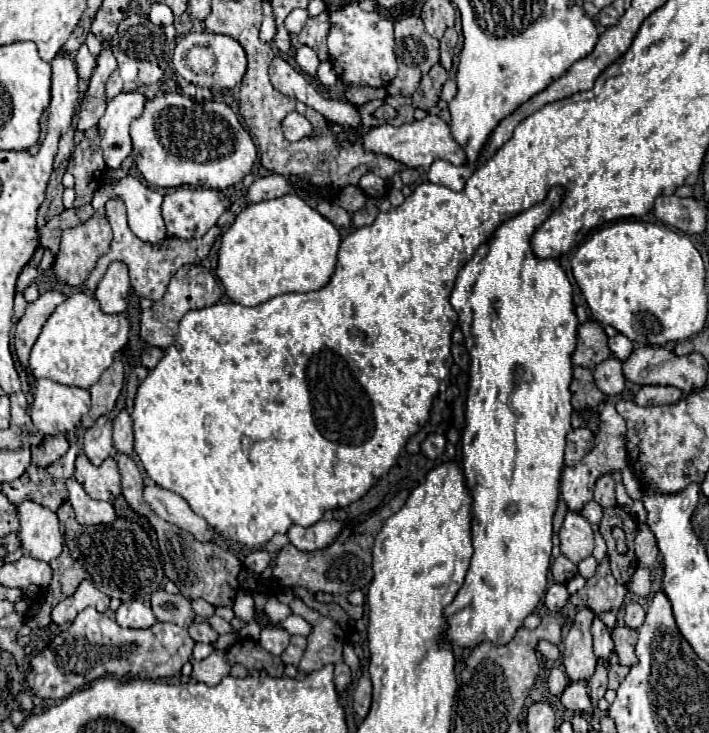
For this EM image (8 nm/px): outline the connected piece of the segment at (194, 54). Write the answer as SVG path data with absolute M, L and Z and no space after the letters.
M192 32L180 38L172 62L180 76L184 76L190 84L196 84L200 88L234 88L246 72L246 54L242 46L230 36L214 32Z

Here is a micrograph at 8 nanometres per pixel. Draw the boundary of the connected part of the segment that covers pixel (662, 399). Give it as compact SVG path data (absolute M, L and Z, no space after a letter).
M642 386L634 398L638 406L664 406L682 398L682 392L674 386Z

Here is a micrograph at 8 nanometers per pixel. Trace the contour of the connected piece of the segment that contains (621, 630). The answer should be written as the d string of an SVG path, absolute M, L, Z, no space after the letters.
M616 626L612 630L612 640L614 640L614 650L618 654L618 662L624 666L634 666L638 662L636 654L634 654L634 646L636 646L636 630L626 628L626 626Z

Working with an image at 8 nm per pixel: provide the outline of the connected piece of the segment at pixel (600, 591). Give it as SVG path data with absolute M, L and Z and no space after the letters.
M604 558L596 574L586 582L586 586L570 596L570 601L578 609L590 608L594 614L618 612L624 604L626 592L626 586L620 586L614 580L608 558Z

